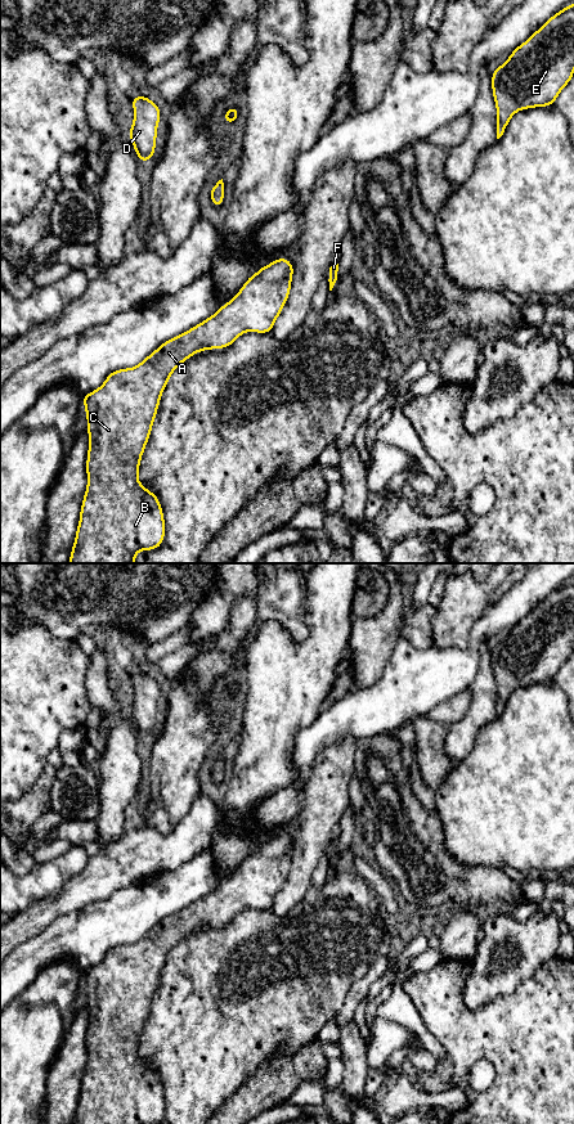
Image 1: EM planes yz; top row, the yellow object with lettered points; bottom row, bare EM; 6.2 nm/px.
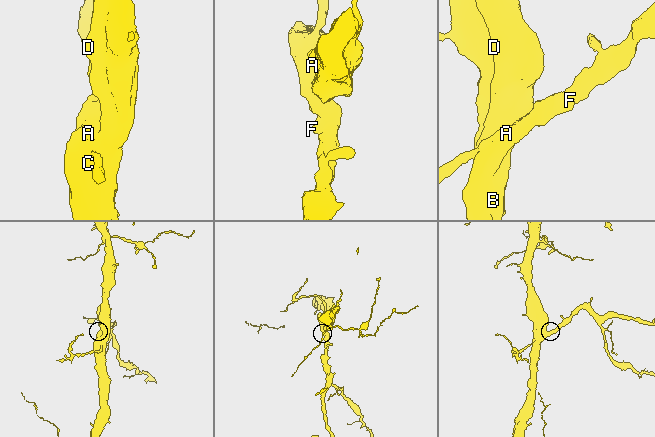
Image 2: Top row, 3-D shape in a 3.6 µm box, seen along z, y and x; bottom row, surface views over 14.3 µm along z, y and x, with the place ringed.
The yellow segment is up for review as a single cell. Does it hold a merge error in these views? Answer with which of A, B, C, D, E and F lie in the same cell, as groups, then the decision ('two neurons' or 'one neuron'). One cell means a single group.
A B C D E F | one neuron

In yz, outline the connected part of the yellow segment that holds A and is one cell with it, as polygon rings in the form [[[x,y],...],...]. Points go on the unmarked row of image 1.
[[[277,835],[247,854],[239,868],[196,903],[165,917],[134,944],[113,947],[104,959],[84,971],[89,1025],[88,1062],[72,1124],[160,1124],[165,1116],[165,1093],[156,1070],[138,1056],[142,1031],[151,1012],[161,971],[174,947],[194,930],[230,922],[245,908],[270,909],[286,881],[293,840]]]

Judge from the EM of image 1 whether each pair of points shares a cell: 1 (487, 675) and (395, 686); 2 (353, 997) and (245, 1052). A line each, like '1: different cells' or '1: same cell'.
1: different cells
2: different cells

